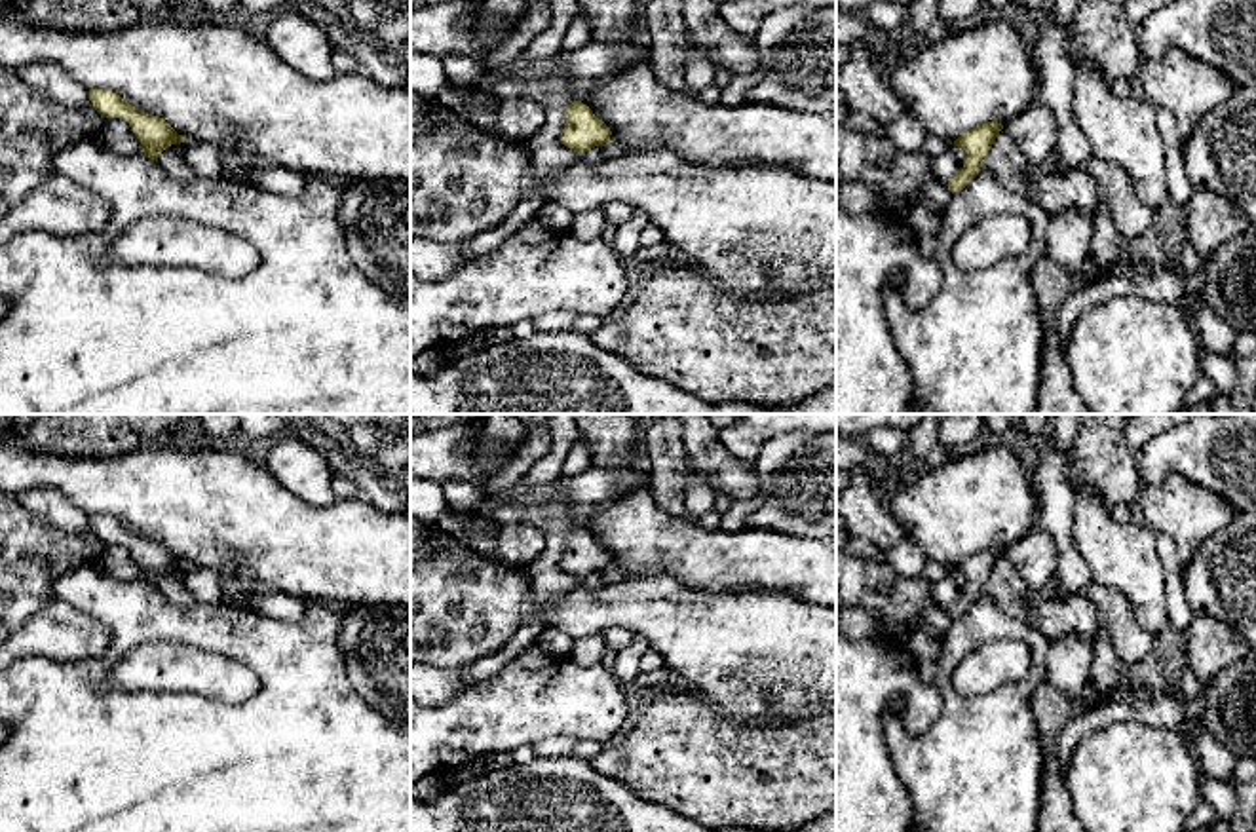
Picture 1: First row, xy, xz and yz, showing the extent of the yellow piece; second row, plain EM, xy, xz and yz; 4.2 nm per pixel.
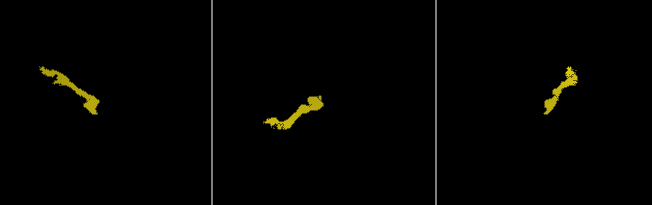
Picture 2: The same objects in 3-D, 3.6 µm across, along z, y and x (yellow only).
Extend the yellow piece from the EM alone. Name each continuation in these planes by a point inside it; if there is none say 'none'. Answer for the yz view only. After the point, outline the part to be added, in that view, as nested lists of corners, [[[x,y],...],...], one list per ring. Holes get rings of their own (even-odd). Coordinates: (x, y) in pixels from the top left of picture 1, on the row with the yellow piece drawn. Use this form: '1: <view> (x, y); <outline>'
none

